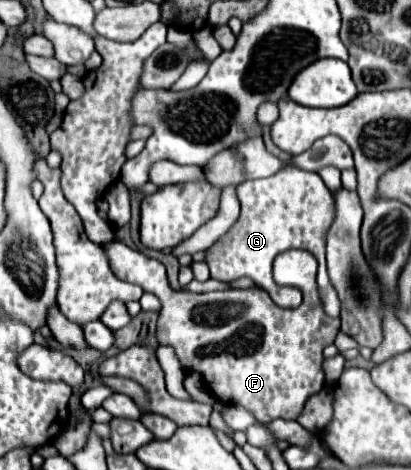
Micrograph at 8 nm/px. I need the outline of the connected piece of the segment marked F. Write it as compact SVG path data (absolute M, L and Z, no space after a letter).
M106 242L104 252L108 254L112 272L126 282L142 286L146 292L152 292L162 302L162 312L158 318L158 342L170 344L176 350L178 360L190 372L198 372L208 382L210 390L216 398L224 404L238 404L248 408L258 422L268 424L276 418L296 420L304 402L322 390L324 384L324 370L322 370L322 350L330 346L340 330L338 318L328 318L324 314L318 288L316 274L318 263L316 258L304 250L286 250L274 258L272 274L276 284L280 286L296 286L304 294L304 302L298 308L280 308L276 306L268 292L254 286L246 290L220 290L220 292L204 292L204 294L184 294L186 290L172 290L166 280L166 268L156 262L154 258L144 256L138 250L128 248L122 242Z

